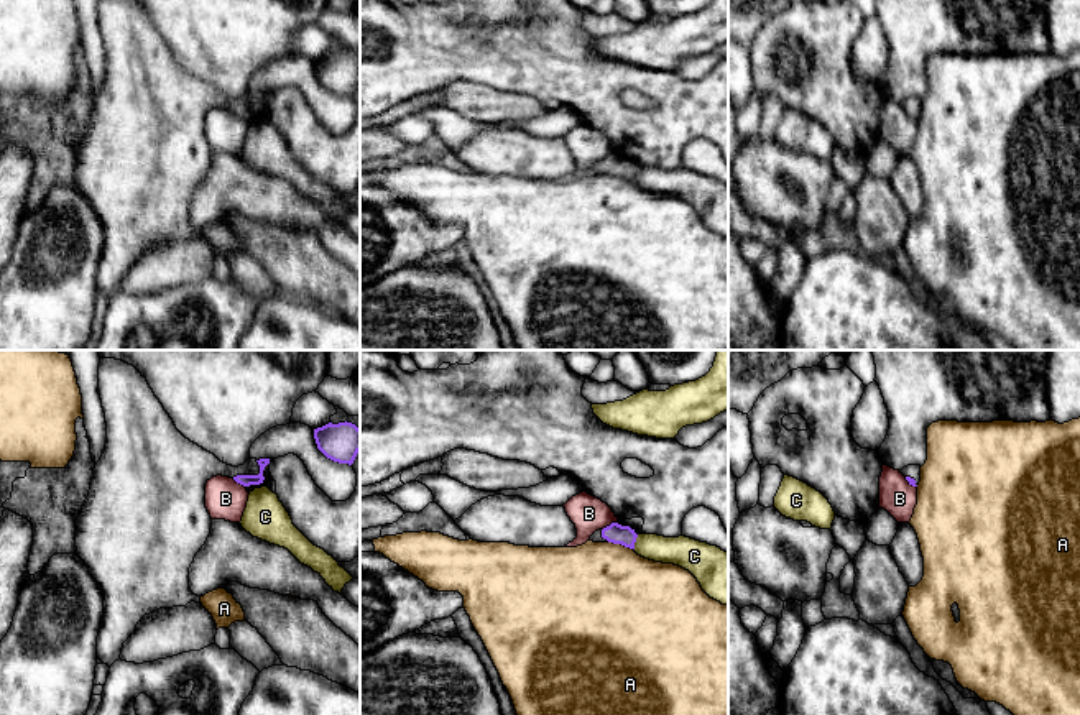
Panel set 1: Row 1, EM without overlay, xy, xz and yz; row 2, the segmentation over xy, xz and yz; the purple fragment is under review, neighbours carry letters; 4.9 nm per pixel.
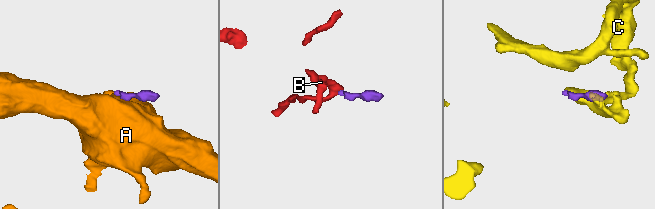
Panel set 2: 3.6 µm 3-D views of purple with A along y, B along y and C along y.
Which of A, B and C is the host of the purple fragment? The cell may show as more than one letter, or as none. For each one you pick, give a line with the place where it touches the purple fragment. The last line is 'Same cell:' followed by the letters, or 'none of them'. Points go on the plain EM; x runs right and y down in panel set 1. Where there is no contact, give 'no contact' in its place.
Same cell: none of them

